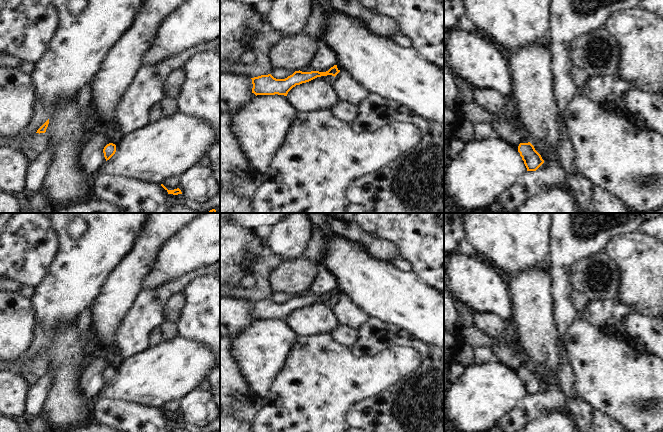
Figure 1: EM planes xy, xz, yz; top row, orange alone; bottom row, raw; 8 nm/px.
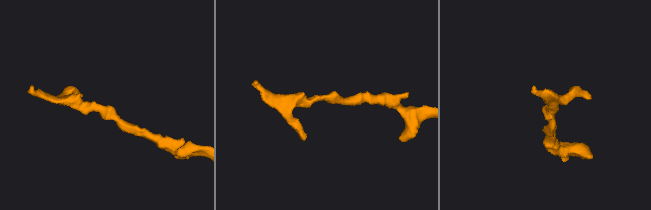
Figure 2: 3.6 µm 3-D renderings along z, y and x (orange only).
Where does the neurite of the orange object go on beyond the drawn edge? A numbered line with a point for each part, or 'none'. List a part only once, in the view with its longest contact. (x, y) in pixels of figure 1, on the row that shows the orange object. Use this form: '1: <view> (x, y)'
none

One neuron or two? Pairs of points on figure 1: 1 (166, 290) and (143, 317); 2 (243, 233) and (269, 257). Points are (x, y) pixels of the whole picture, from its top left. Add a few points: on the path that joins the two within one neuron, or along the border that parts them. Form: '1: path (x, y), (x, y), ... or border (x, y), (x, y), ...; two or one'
1: path (160, 297), (149, 310); one
2: border (268, 248), (262, 252), (253, 264), (251, 272); two

